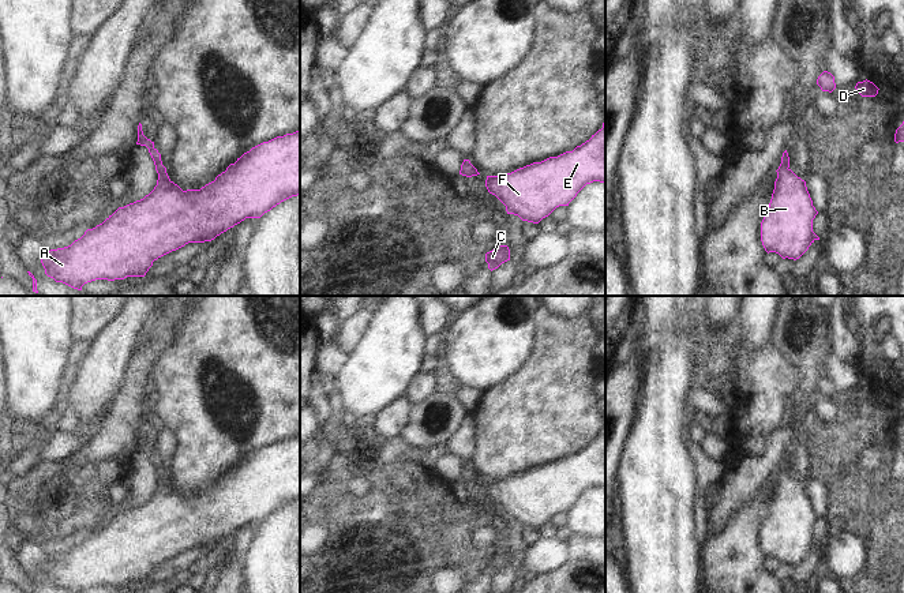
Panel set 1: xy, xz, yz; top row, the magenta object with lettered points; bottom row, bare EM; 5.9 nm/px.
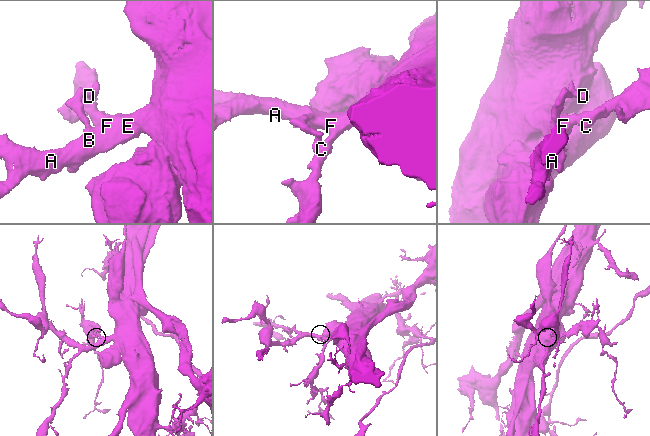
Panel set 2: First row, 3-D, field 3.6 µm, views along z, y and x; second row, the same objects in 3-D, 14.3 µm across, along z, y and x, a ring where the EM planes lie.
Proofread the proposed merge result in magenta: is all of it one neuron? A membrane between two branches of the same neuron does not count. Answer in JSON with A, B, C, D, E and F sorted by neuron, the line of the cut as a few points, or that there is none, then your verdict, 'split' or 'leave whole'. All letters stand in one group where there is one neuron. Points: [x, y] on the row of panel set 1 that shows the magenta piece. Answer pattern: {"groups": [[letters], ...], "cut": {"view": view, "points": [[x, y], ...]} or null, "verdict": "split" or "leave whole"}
{"groups": [["A", "B", "C", "D", "E", "F"]], "cut": null, "verdict": "leave whole"}

